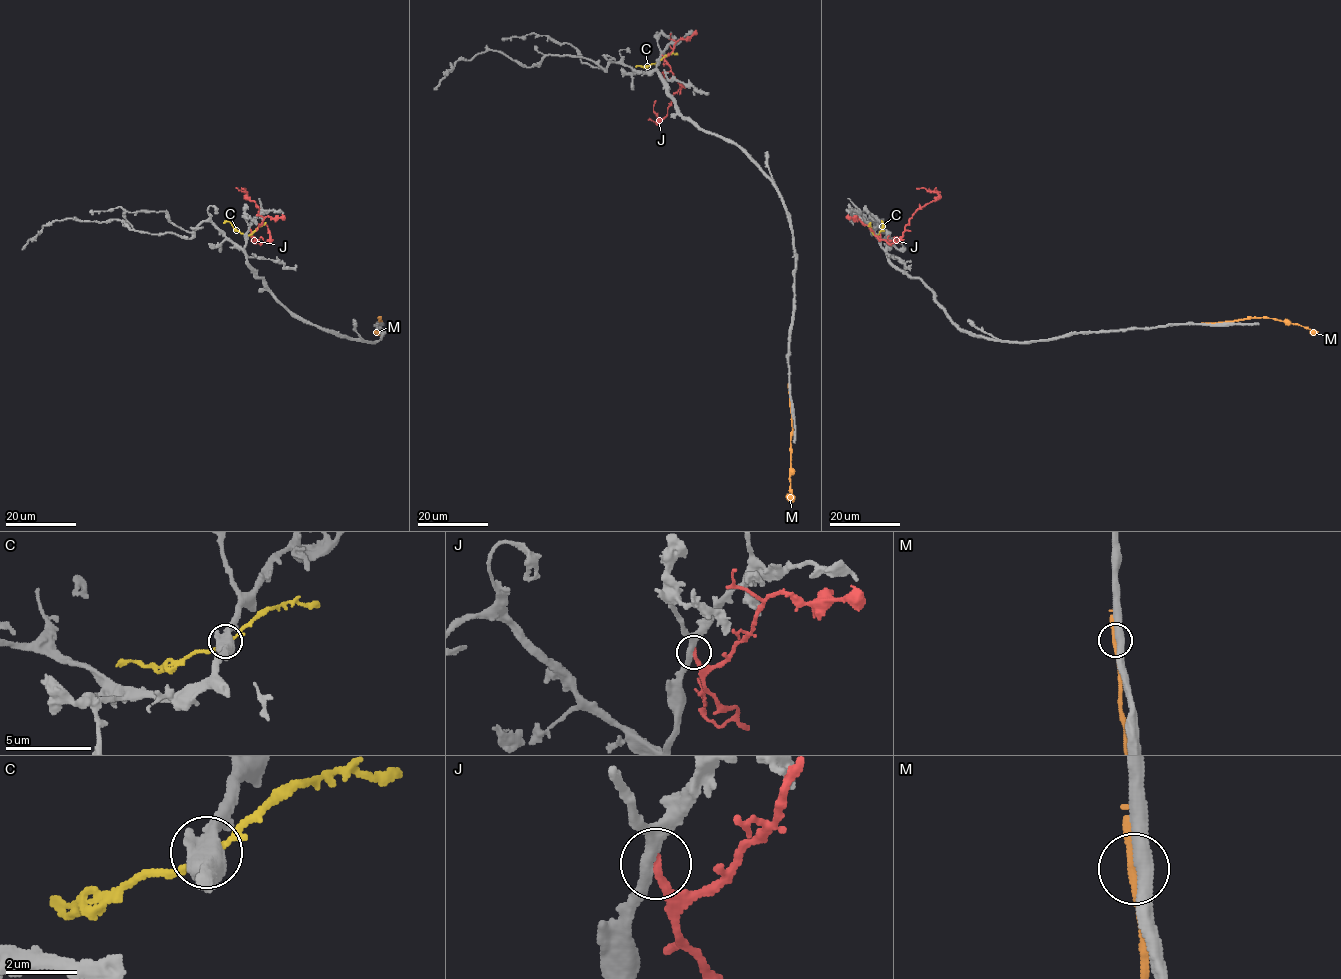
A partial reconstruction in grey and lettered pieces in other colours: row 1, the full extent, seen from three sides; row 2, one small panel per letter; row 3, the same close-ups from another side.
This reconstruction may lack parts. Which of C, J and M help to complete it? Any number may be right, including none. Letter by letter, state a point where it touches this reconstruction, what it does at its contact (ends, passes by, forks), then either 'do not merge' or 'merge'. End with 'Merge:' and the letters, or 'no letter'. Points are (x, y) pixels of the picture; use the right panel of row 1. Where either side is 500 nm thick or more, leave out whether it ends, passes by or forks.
C: meets grey at (877, 235); do not merge
J: meets grey at (871, 228); it ends there; do not merge
M: meets grey at (1206, 323); it passes by; do not merge
Merge: no letter

